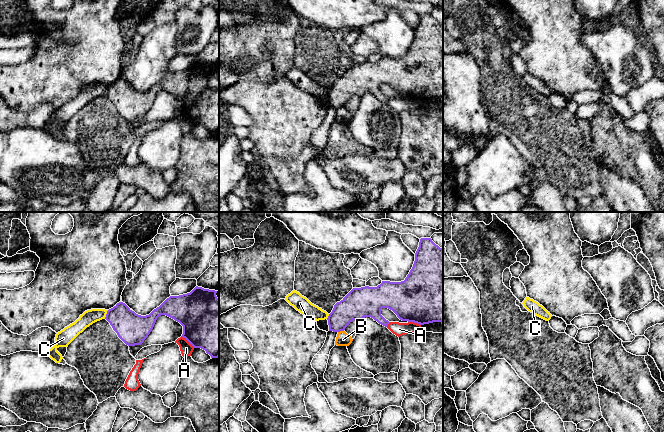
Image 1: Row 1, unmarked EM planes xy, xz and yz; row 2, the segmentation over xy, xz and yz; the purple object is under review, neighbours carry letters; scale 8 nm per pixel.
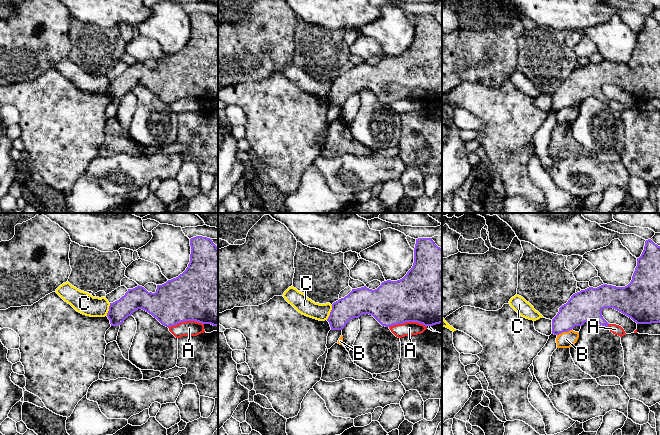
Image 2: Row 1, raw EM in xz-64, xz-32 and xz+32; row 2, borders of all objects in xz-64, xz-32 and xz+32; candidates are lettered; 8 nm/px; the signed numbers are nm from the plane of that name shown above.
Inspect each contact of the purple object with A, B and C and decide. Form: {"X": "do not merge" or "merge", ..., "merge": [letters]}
{"A": "do not merge", "B": "do not merge", "C": "do not merge", "merge": []}

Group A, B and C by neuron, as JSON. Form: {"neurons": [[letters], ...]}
{"neurons": [["A"], ["B"], ["C"]]}

